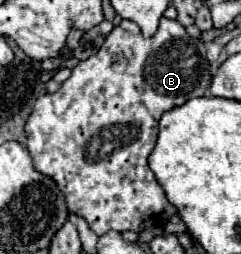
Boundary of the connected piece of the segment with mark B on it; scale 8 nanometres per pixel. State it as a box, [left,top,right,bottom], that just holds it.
[25,18,211,236]

